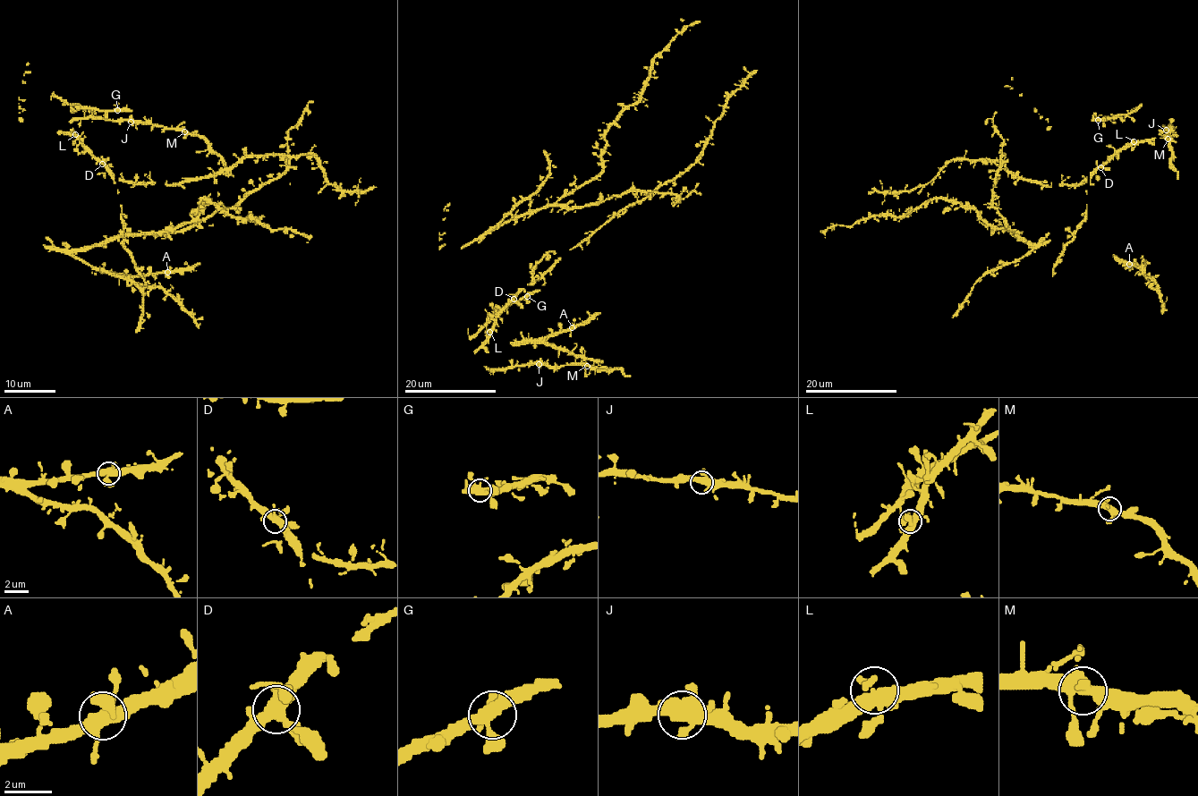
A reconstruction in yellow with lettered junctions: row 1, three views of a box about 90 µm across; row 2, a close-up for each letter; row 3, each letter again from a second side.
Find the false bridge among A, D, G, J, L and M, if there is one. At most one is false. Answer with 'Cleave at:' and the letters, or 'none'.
Cleave at: none

